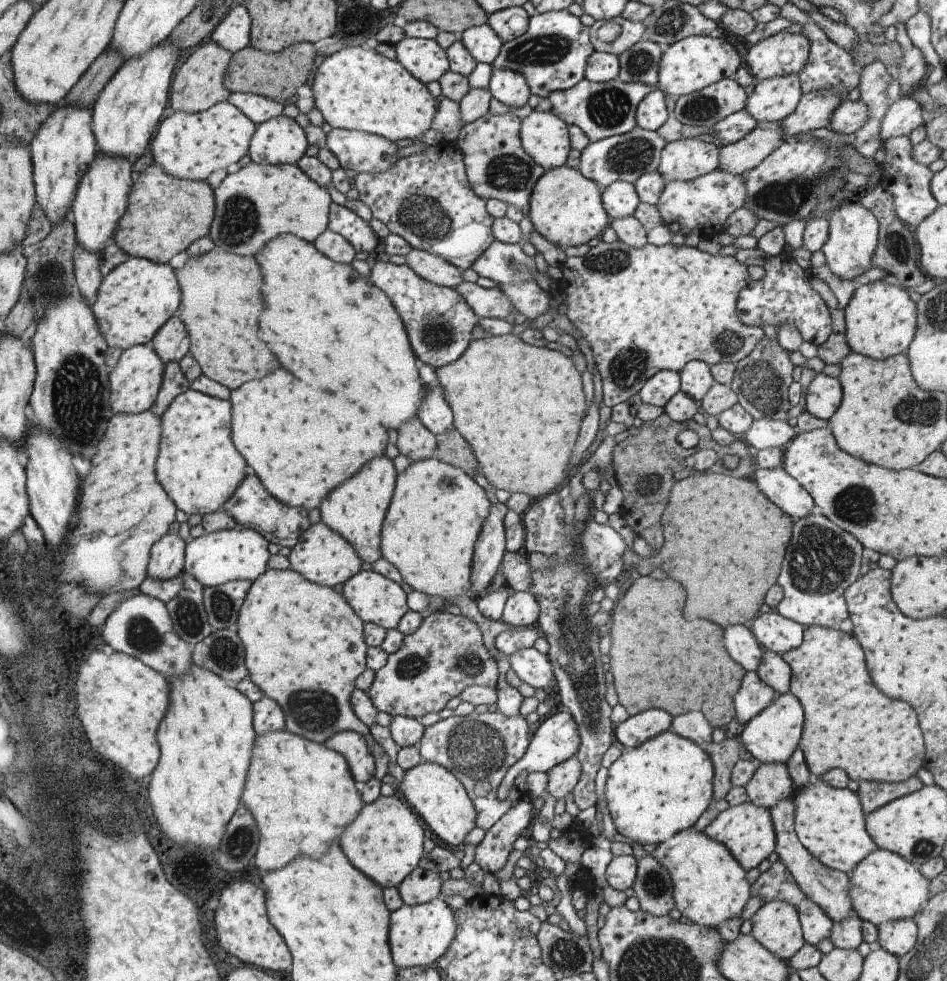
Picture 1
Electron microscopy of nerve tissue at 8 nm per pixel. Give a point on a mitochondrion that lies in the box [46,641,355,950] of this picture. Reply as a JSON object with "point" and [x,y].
{"point":[312,711]}

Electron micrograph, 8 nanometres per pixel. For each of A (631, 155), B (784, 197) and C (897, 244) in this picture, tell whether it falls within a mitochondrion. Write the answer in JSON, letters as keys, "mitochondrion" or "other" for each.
{"A":"mitochondrion","B":"mitochondrion","C":"mitochondrion"}

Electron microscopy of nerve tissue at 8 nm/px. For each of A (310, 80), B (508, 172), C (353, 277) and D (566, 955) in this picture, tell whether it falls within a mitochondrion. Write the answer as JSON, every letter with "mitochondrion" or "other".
{"A":"other","B":"mitochondrion","C":"other","D":"mitochondrion"}

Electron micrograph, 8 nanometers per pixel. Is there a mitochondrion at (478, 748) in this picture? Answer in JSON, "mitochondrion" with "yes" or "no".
{"mitochondrion":"yes"}

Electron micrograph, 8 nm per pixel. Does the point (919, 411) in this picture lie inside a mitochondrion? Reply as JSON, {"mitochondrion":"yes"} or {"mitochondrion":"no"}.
{"mitochondrion":"yes"}

